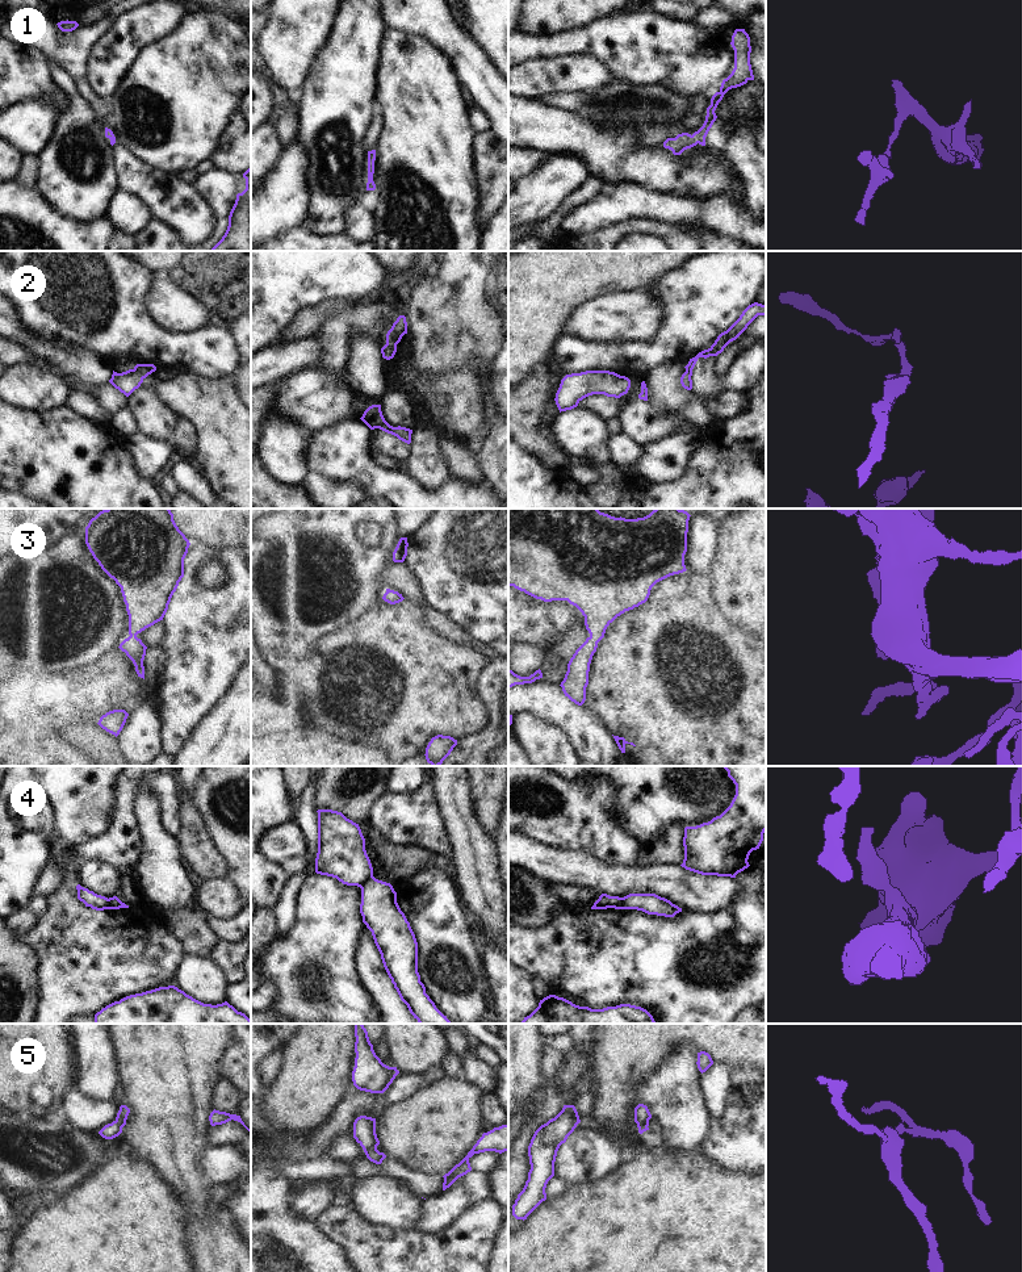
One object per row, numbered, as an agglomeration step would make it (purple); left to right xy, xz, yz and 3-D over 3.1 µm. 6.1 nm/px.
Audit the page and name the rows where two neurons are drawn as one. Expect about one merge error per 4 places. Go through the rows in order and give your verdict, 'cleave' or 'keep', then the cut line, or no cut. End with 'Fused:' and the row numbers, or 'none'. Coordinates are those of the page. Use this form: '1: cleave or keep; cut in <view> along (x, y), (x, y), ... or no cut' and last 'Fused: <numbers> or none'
1: keep; no cut
2: keep; no cut
3: keep; no cut
4: cleave; cut in xz along (372, 875), (359, 886)
5: keep; no cut
Fused: 4

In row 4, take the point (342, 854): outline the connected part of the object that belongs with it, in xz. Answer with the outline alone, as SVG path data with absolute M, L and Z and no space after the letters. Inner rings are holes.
M318 809L318 853L315 873L336 878L347 886L360 887L373 876L359 824L342 812Z

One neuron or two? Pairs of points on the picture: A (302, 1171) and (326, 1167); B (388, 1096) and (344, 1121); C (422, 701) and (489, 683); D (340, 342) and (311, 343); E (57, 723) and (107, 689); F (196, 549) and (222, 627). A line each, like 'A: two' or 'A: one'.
A: one
B: two
C: two
D: two
E: one
F: one

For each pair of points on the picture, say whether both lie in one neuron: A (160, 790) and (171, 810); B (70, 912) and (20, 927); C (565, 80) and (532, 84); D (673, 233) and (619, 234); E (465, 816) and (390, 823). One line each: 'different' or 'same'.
A: same
B: different
C: same
D: same
E: different

